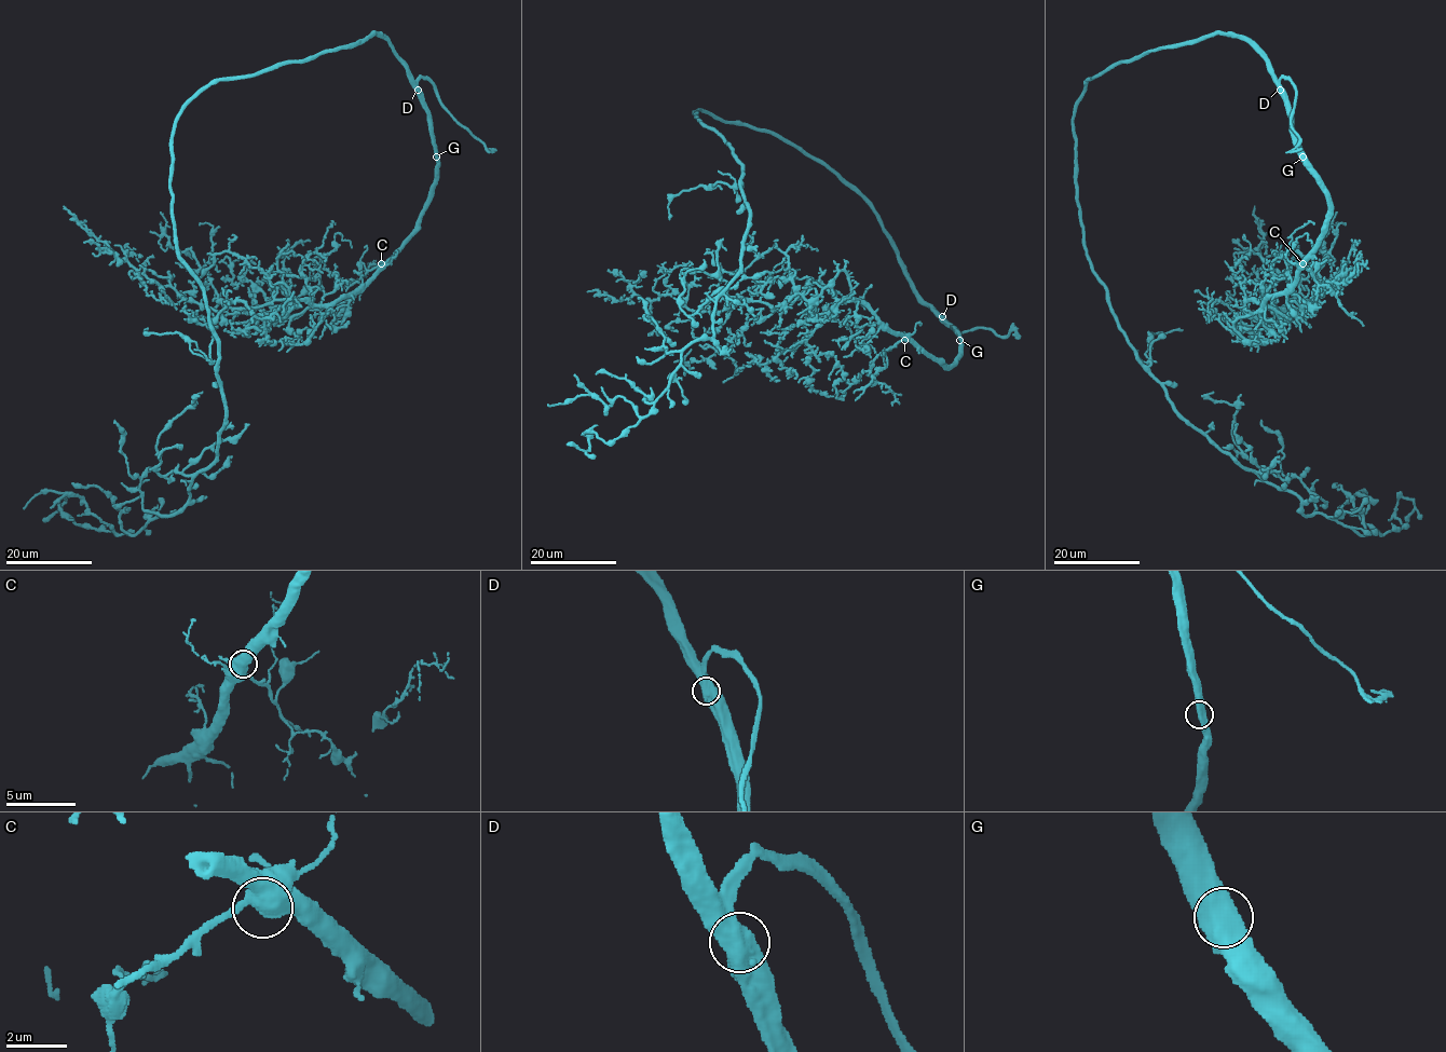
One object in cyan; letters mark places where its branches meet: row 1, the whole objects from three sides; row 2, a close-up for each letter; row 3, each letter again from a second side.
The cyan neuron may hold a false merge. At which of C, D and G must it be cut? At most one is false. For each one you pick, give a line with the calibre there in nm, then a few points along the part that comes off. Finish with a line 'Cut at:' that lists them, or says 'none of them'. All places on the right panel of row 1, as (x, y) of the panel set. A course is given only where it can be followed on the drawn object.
Cut at: none of them

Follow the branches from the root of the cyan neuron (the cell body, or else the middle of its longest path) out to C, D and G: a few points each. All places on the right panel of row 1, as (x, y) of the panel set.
C: (1117, 63), (1216, 33), (1241, 36), (1259, 54), (1284, 101), (1297, 154), (1328, 206), (1326, 231), (1303, 263)
D: (1117, 63), (1216, 33), (1235, 33), (1265, 60), (1279, 90)
G: (1117, 63), (1216, 33), (1241, 36), (1269, 68), (1288, 113), (1295, 148), (1303, 156)

